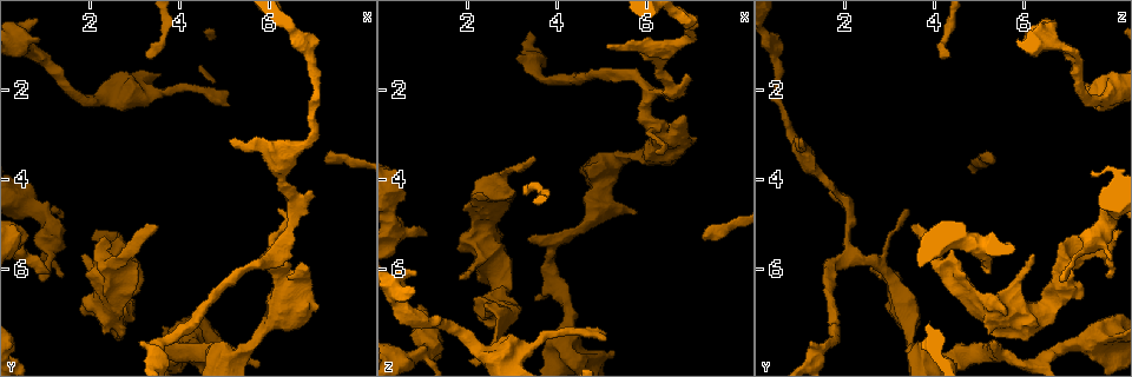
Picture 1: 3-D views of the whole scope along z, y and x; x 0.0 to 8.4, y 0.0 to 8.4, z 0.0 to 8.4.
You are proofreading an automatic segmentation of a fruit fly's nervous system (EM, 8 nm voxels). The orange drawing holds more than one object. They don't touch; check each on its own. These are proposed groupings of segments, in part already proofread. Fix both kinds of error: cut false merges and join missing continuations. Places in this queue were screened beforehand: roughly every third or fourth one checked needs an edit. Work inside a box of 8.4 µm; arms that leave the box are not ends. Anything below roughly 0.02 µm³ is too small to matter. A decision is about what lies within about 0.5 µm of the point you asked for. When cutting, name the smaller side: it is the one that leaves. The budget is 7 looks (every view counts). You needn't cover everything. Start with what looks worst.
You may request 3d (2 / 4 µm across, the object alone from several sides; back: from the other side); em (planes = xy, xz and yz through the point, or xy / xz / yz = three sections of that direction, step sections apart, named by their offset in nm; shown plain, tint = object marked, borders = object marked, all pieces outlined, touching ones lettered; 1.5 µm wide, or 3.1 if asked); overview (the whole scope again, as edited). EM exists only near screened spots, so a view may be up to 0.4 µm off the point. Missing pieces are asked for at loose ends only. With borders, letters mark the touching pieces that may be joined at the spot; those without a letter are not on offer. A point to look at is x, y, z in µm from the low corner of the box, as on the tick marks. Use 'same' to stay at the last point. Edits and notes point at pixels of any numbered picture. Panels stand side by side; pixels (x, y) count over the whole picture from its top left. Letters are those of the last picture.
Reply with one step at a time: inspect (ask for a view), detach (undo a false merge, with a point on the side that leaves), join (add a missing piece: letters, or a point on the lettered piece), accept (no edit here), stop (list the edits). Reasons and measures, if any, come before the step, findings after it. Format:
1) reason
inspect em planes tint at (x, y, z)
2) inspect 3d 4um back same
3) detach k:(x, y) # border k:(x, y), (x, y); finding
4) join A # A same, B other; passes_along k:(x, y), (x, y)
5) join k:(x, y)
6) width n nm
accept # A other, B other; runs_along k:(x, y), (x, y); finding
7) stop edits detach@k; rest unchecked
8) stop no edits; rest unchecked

branch stops here
inspect 3d 4um at (3.50, 5.10, 3.55)

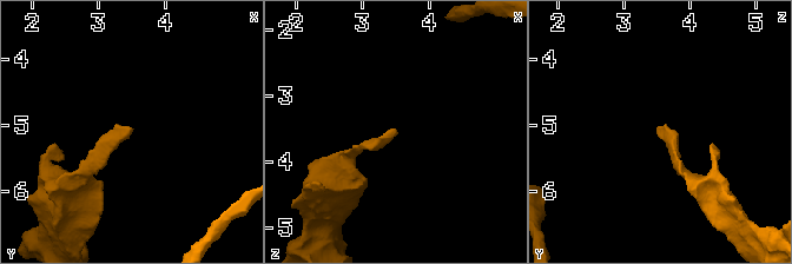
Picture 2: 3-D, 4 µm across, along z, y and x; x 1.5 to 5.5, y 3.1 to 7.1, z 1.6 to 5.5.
need the tissue
inspect em planes plain at (3.55, 5.05, 3.50)

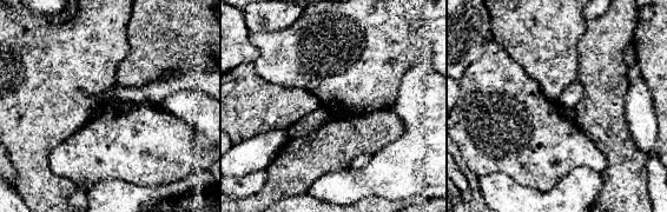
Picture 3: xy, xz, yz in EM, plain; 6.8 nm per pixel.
what lies round it
inspect em planes borders same

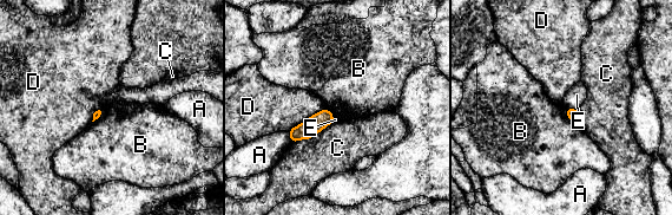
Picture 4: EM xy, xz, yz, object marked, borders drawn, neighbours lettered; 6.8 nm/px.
accept # A other, B other, C other, D other, E other; border 4:(565, 109), (565, 113), (579, 123); none of them fits

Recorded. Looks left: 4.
branch stops here
inspect em xy step 8 tint at (5.10, 3.20, 1.10)

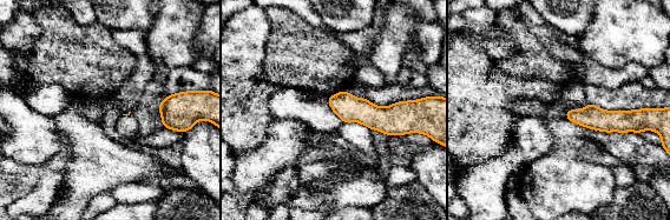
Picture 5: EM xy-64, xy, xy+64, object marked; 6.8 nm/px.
another direction
inspect em planes borders same

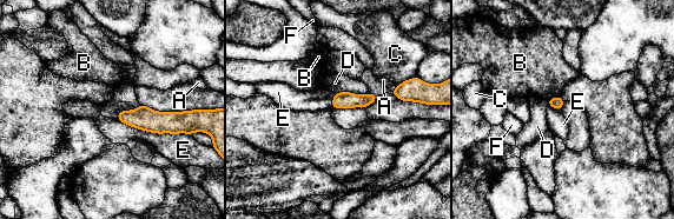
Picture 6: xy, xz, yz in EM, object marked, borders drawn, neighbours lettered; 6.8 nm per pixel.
accept # A other, B other, C other, D other, E other, F other; border 6:(118, 120), (152, 132), (183, 133); no lettered piece goes on from it

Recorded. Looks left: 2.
branch stops here
inspect em xy step 4 tint at (0.90, 6.20, 6.80)

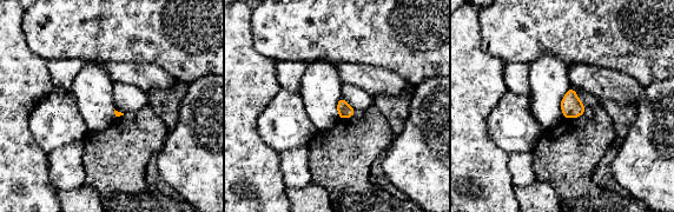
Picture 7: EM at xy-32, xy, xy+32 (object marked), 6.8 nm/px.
cut it another way
inspect em planes borders same

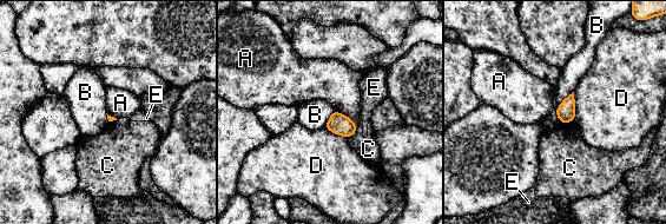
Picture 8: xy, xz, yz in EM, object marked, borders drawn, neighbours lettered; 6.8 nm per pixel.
accept # A other, B other, C other, D other, E other; border 8:(573, 91), (556, 109), (562, 123); no lettered piece goes on from it

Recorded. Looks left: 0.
stop no edits; rest unchecked

